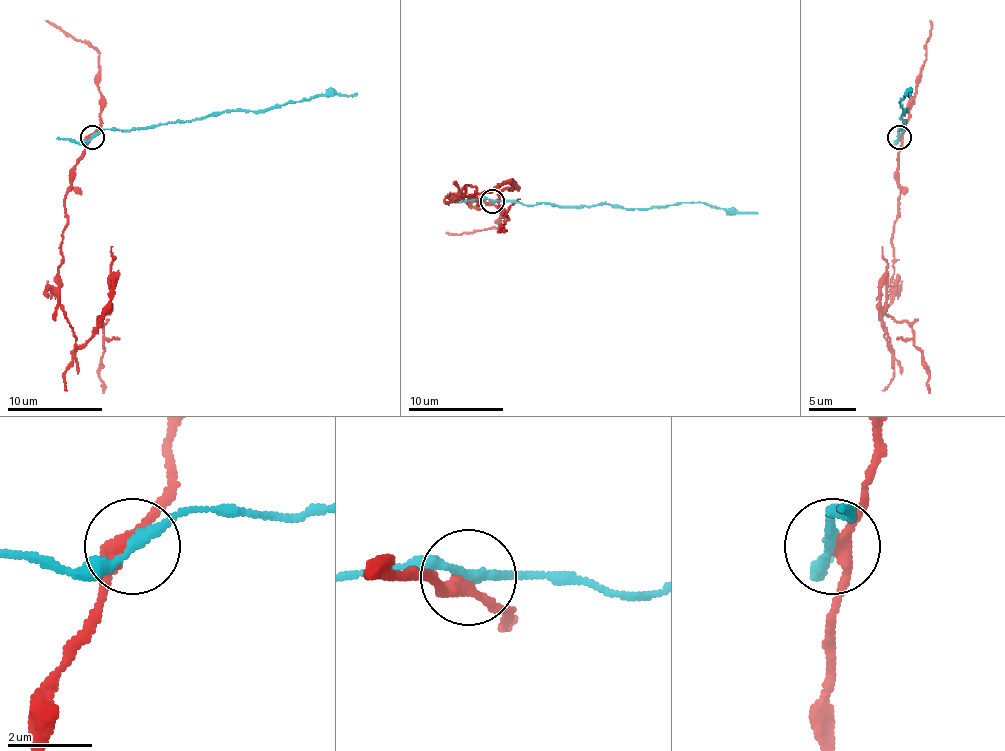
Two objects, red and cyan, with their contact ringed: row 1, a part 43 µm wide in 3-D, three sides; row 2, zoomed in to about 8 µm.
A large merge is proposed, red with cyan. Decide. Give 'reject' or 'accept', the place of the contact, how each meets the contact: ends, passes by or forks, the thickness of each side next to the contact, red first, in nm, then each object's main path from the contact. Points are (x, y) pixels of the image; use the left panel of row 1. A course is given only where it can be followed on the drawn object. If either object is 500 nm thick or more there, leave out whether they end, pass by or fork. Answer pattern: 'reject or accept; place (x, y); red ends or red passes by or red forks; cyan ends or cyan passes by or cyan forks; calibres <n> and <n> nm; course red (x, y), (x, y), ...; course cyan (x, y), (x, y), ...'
reject; place (92, 137); red passes by; cyan passes by; calibres 300 and 220 nm; course red (91, 138), (65, 197), (58, 273), (60, 306), (75, 342), (82, 344), (103, 316), (103, 392); course cyan (91, 138), (106, 128), (153, 128), (224, 111), (265, 111), (319, 95), (357, 92)

